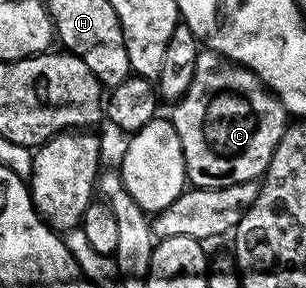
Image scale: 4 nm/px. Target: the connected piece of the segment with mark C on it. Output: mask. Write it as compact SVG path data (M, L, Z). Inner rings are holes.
M205 49L204 51L198 52L197 58L195 59L195 75L193 76L191 87L187 87L185 94L175 102L172 109L173 114L171 114L171 120L175 131L178 132L179 140L182 143L188 184L195 189L231 187L235 183L247 183L248 181L257 181L258 179L264 178L267 167L271 163L271 155L275 155L275 147L279 147L279 139L285 134L287 128L287 114L281 100L249 69L245 69L242 65L237 65L233 61L228 61L227 58L219 55L213 49Z

